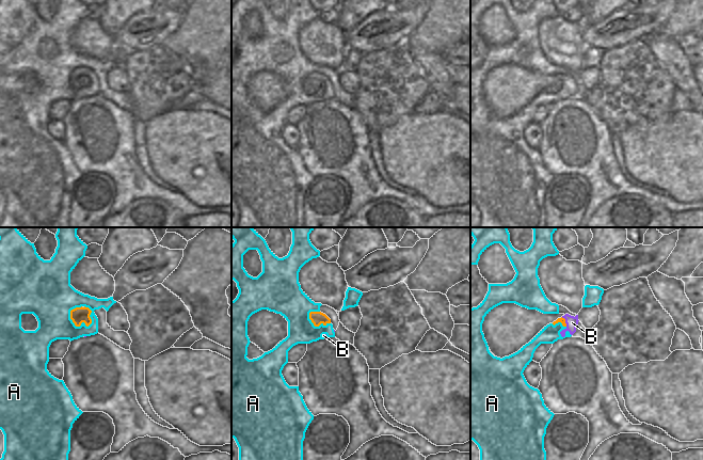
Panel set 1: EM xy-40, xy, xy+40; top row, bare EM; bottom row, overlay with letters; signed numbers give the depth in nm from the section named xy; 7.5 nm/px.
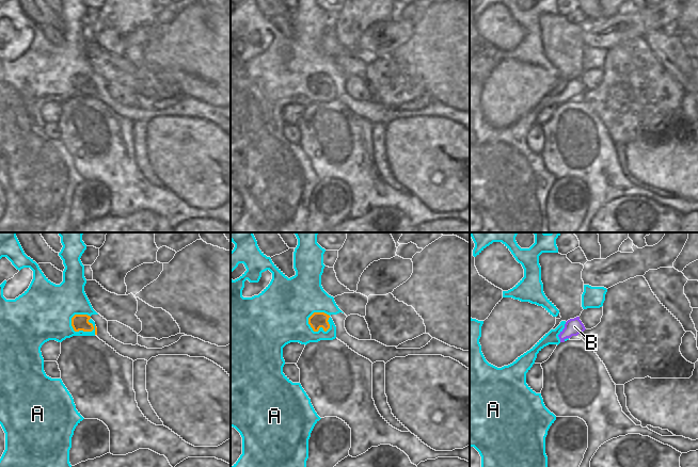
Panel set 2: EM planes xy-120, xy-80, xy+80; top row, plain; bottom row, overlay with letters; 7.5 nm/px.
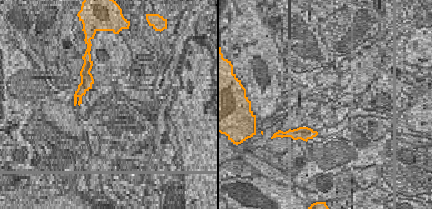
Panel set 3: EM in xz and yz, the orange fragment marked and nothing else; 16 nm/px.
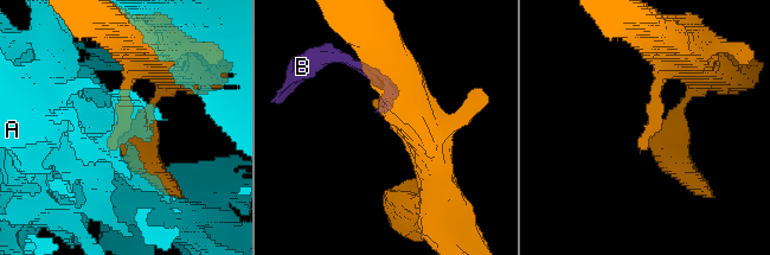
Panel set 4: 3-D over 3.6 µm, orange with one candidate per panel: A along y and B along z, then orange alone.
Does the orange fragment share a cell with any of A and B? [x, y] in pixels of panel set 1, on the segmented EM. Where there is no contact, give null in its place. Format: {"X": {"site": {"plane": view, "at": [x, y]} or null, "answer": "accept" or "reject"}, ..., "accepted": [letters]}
{"A": {"site": {"plane": "xy-40", "at": [77, 326]}, "answer": "reject"}, "B": {"site": {"plane": "xy+40", "at": [564, 321]}, "answer": "reject"}, "accepted": []}

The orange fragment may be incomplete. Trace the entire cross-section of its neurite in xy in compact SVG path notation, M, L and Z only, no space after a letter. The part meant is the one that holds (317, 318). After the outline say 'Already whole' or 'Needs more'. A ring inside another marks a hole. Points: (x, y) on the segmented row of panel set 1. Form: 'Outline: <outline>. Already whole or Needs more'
Outline: M310 312L309 319L311 320L315 327L319 327L321 323L323 326L331 323L331 319L321 312Z. Already whole.

